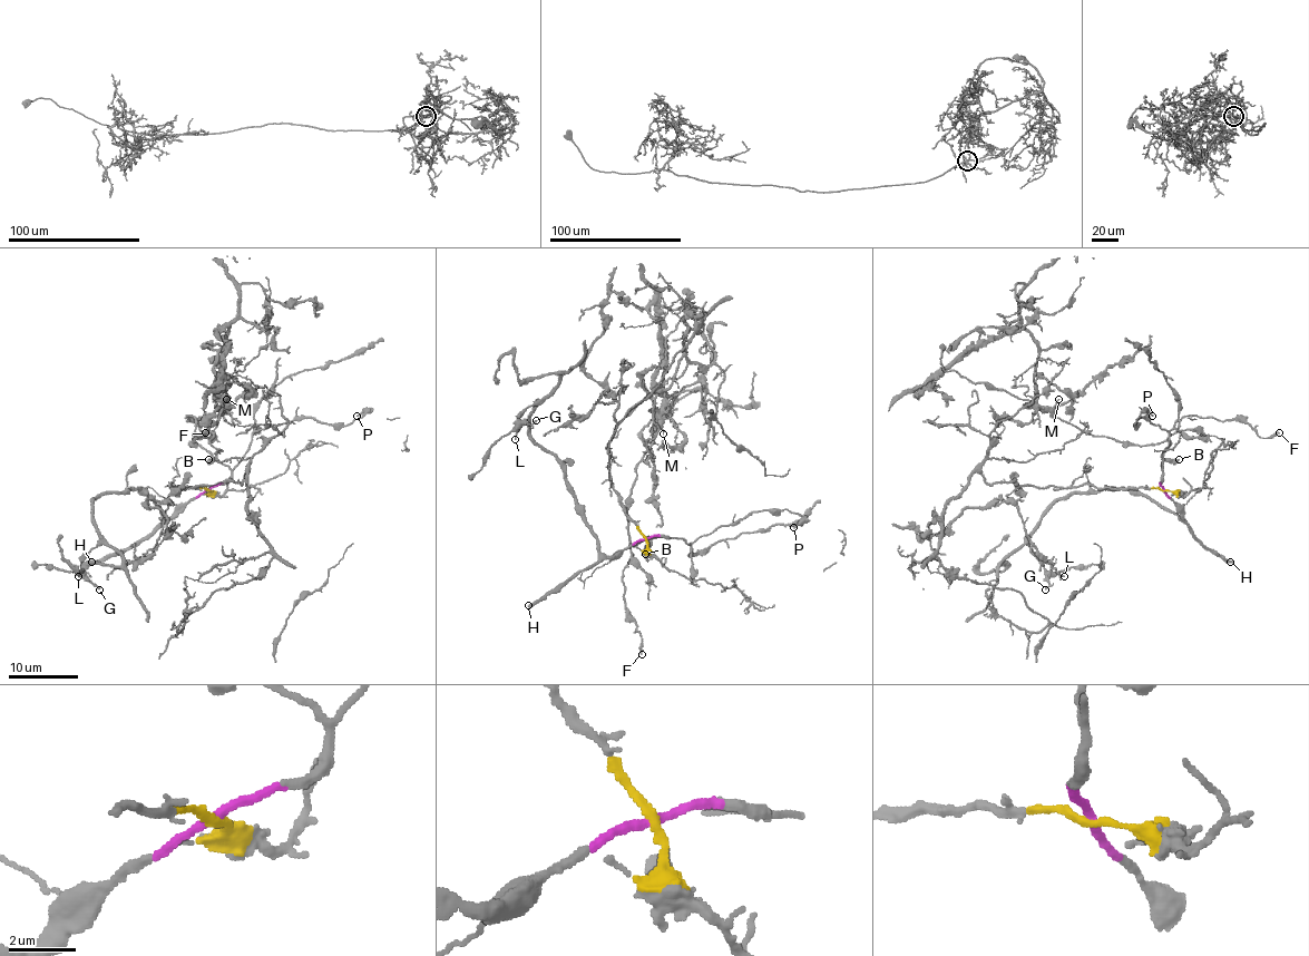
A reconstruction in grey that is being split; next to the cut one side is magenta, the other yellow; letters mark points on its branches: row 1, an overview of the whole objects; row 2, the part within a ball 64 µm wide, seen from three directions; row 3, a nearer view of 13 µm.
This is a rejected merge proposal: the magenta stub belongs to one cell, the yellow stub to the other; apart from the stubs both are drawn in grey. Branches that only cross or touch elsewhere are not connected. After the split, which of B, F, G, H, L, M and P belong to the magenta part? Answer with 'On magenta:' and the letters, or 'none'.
On magenta: B, F, G, H, L, M, P

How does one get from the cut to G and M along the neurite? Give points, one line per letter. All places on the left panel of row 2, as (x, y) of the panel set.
G: (208, 490), (168, 517), (139, 489), (103, 493), (94, 499), (93, 525), (99, 537), (81, 572), (99, 589)
M: (208, 490), (224, 484), (231, 469), (195, 440), (191, 444), (222, 415), (226, 399)

